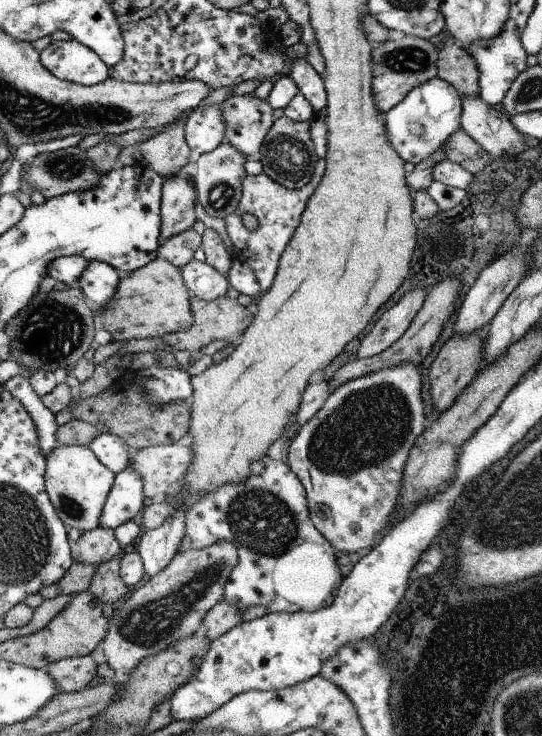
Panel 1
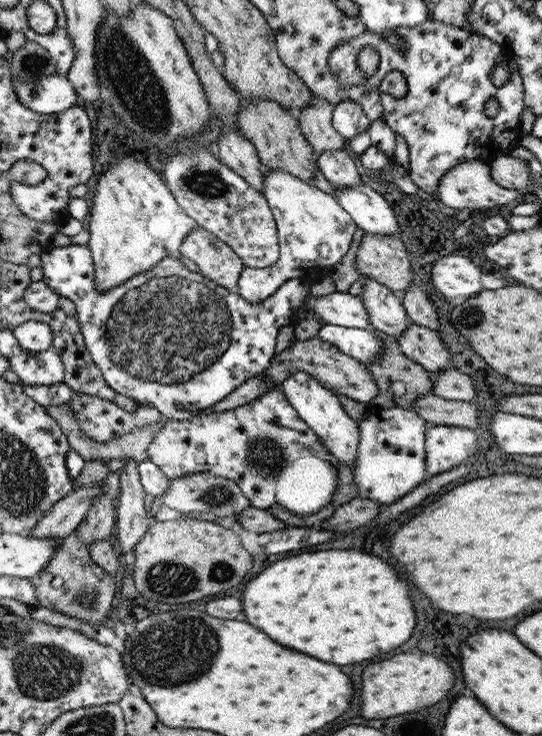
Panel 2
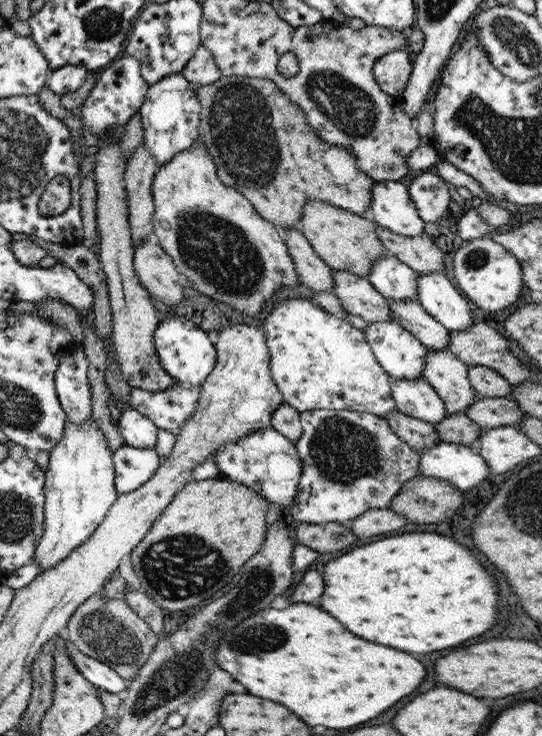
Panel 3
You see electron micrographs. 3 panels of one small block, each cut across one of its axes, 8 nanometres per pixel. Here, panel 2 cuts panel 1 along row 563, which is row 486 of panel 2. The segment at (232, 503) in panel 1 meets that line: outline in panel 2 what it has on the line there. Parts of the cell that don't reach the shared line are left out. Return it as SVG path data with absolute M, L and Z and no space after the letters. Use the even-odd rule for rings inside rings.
M279 390L267 392L264 396L259 396L256 400L243 403L241 406L236 406L234 409L216 413L205 413L183 420L164 420L155 428L147 441L147 459L155 464L155 466L158 466L168 479L181 478L181 476L189 476L197 472L212 474L213 476L233 481L233 484L237 485L239 490L242 491L242 495L249 500L250 506L258 509L267 509L269 506L277 505L295 514L300 514L302 516L308 515L317 512L330 502L331 496L333 496L333 492L335 492L337 485L337 468L339 465L337 458L331 456L331 454L327 452L327 448L323 448L323 444L319 442L317 434L312 432L309 426L297 416L296 412L283 397L283 394L280 394Z

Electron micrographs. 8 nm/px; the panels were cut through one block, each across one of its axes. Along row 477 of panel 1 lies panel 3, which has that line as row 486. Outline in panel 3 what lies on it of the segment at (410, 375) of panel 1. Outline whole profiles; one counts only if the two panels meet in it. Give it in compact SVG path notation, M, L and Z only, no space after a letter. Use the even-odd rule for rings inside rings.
M305 410L298 412L301 434L294 443L301 462L295 501L291 503L292 522L348 524L366 510L387 509L402 484L419 474L419 453L411 449L389 428L385 418L351 410Z

